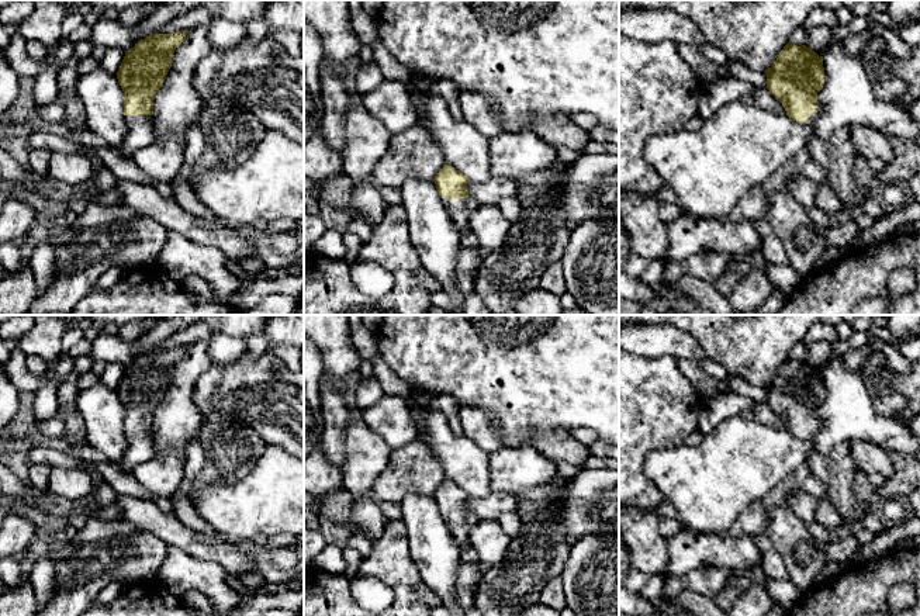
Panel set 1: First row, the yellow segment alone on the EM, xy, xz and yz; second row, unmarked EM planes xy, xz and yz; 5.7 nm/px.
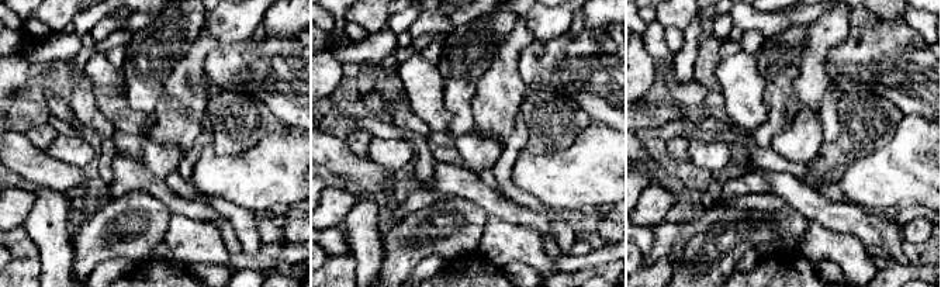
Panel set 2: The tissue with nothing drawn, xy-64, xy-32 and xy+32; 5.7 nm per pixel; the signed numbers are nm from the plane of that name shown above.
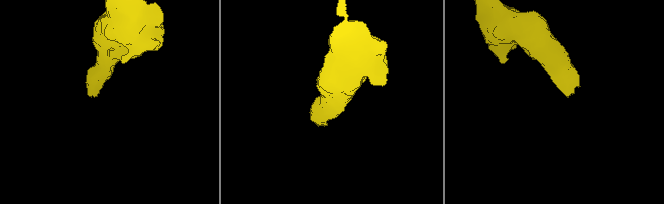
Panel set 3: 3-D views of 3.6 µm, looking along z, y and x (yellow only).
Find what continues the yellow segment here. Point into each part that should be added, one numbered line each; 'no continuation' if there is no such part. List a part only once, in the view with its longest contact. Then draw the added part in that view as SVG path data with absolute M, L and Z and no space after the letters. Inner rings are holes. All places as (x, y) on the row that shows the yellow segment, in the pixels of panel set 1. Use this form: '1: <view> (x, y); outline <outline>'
1: xz (459, 210); outline M440 195L440 198L452 221L456 224L459 232L463 235L467 231L470 231L468 226L470 214L475 211L480 207L480 204L471 197L459 198L456 201L450 201L446 195Z

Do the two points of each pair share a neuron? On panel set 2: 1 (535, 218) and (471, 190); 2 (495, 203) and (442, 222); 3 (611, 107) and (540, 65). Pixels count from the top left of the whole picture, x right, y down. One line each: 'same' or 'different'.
1: same
2: different
3: same

